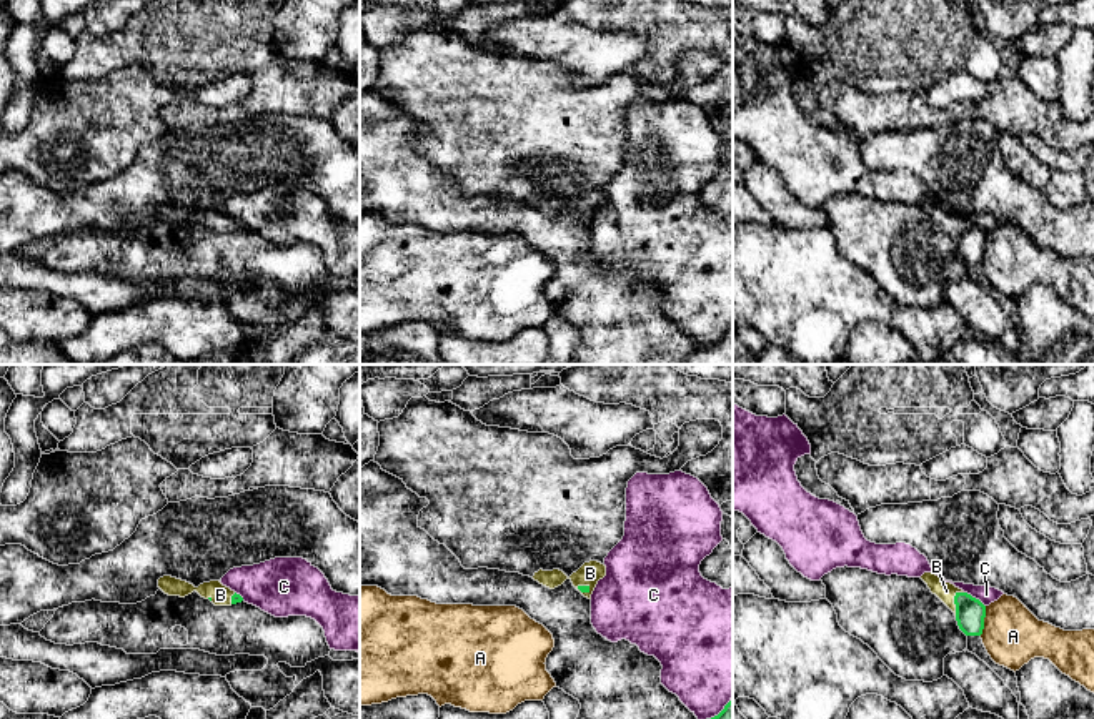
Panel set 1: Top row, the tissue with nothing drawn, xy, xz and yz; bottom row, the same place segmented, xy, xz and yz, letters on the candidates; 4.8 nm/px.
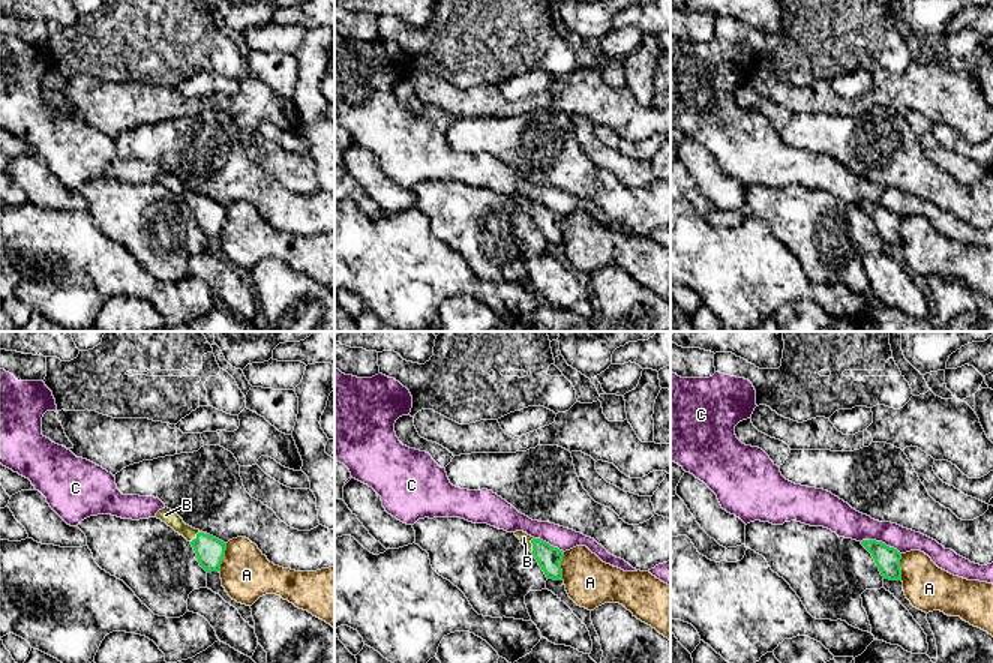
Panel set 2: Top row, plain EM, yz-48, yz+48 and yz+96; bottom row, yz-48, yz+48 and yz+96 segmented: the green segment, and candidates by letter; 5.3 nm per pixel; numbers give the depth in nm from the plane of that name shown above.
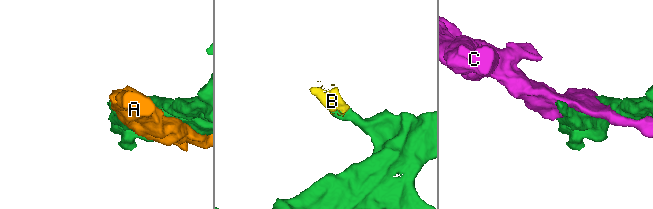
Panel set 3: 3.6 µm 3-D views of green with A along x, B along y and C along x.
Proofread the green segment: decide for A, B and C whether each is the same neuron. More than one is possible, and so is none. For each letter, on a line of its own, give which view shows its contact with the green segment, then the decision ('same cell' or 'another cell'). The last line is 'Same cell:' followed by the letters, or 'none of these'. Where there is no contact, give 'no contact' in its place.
A: meets green in yz; another cell
B: meets green in yz; same cell
C: meets green in yz; another cell
Same cell: B

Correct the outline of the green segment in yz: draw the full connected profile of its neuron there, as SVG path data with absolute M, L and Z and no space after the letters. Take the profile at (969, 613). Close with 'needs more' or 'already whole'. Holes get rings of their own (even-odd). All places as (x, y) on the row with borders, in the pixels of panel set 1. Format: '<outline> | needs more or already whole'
M924 573L921 579L954 612L957 626L966 636L982 634L986 606L979 599L932 573Z | needs more

